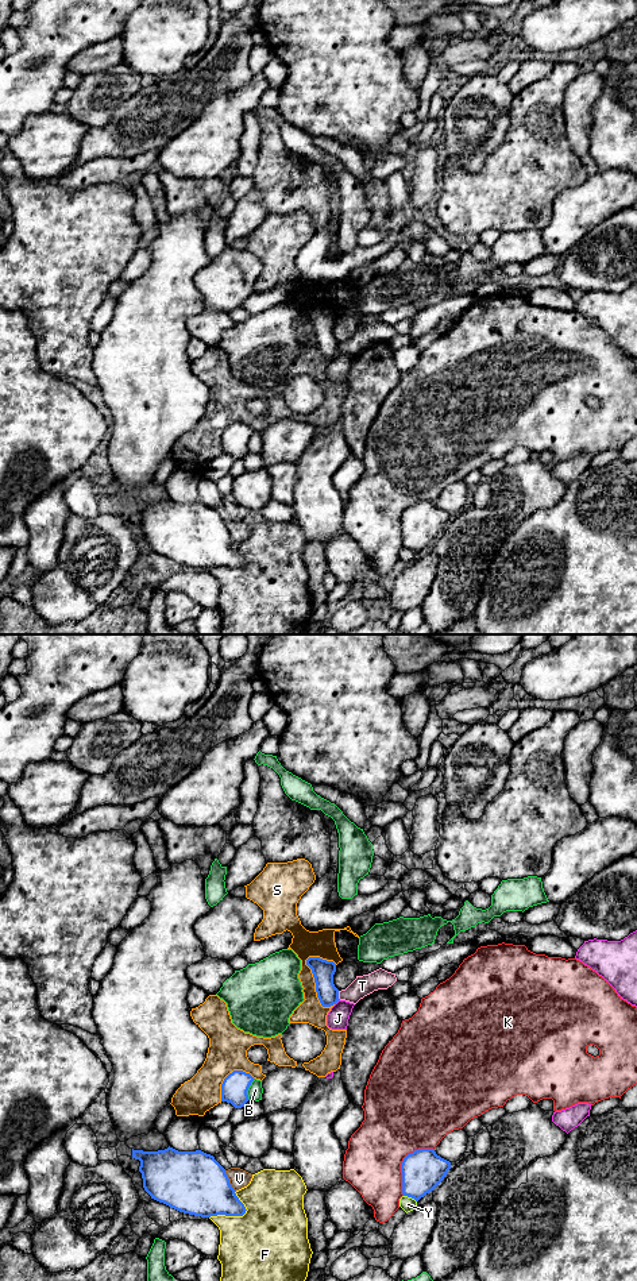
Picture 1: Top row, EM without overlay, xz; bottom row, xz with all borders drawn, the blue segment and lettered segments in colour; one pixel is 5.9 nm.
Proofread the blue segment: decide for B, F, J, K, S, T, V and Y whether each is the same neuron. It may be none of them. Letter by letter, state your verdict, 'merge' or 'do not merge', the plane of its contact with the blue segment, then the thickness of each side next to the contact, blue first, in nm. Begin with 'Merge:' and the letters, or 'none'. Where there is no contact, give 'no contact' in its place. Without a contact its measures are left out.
Merge: none
B: do not merge; contact in xz; calibres 160 and 90 nm
F: do not merge; contact in xz; calibres 360 and 400 nm
J: do not merge; contact in xz; calibres 130 and 130 nm
K: do not merge; contact in xz; calibres 240 and 400 nm
S: do not merge; contact in xz; calibres 130 and 170 nm
T: do not merge; contact in xz; calibres 130 and 120 nm
V: do not merge; contact in xz; calibres 380 and 120 nm
Y: do not merge; contact in xz; calibres 240 and 90 nm

